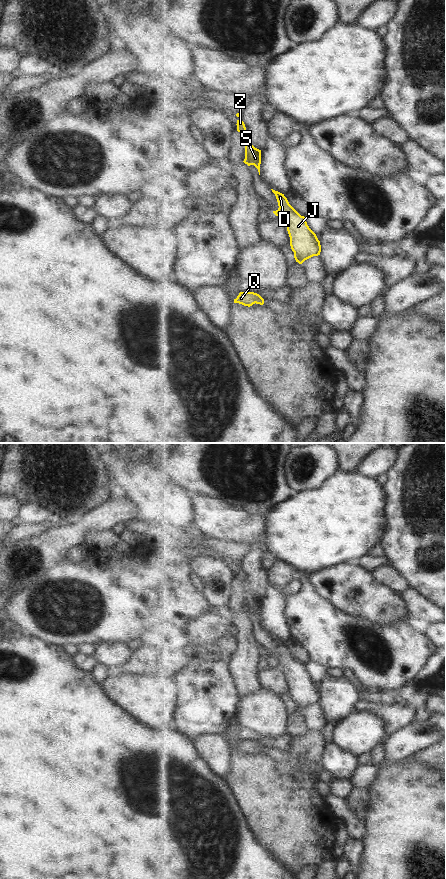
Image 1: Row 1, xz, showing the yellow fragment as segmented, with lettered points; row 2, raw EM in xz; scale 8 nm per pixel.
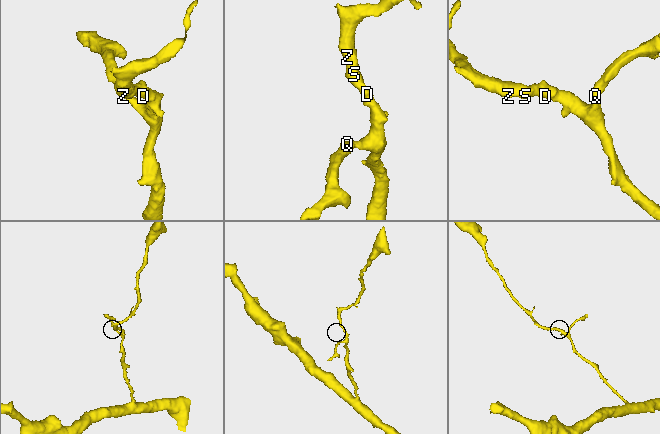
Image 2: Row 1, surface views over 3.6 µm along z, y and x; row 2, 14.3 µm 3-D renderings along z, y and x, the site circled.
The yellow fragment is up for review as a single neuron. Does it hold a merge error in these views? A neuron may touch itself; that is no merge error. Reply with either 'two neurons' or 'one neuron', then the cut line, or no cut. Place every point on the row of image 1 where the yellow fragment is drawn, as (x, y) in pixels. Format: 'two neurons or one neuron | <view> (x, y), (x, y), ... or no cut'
one neuron | no cut

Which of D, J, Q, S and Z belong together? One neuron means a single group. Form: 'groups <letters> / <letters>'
groups D J Q S Z

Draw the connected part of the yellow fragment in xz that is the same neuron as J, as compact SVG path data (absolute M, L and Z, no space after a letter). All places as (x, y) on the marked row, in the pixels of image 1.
M271 189L275 194L279 208L273 213L287 226L290 246L296 262L320 255L321 245L316 234L309 228L304 216L301 216L288 202L284 194Z

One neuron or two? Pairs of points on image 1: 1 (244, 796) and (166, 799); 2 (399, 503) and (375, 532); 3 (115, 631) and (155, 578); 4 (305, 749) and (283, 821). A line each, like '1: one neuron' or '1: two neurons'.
1: two neurons
2: two neurons
3: one neuron
4: one neuron

